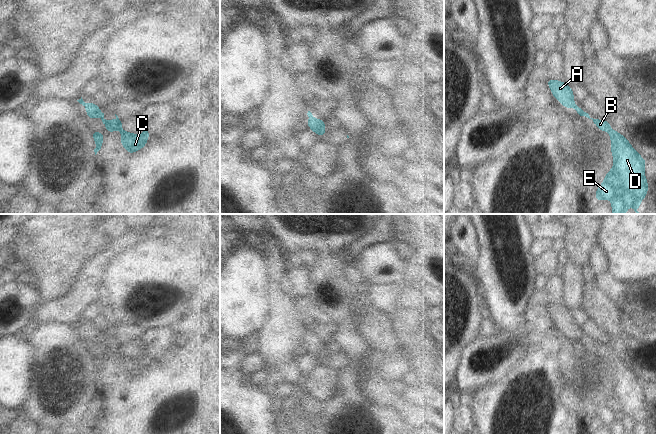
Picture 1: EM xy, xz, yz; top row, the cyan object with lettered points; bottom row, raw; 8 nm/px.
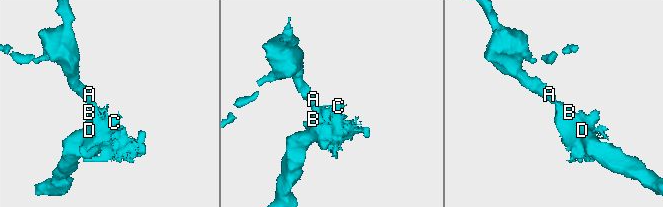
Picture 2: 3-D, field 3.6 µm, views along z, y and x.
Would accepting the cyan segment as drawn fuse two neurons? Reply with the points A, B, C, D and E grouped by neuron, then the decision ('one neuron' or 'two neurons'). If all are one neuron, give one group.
A B C D E; one neuron

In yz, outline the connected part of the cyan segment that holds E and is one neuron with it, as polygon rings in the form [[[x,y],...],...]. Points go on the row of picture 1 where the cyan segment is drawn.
[[[547,79],[547,84],[553,96],[565,108],[574,108],[579,119],[583,116],[592,119],[599,130],[610,134],[614,166],[605,175],[594,198],[597,201],[611,200],[612,214],[625,214],[629,205],[634,208],[636,214],[640,214],[637,209],[648,192],[648,182],[644,173],[646,160],[622,134],[610,128],[609,121],[593,119],[588,113],[582,111],[581,106],[576,106],[570,86],[554,79]]]

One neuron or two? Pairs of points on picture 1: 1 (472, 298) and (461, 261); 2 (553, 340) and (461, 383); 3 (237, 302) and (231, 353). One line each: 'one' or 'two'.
1: two
2: two
3: two

